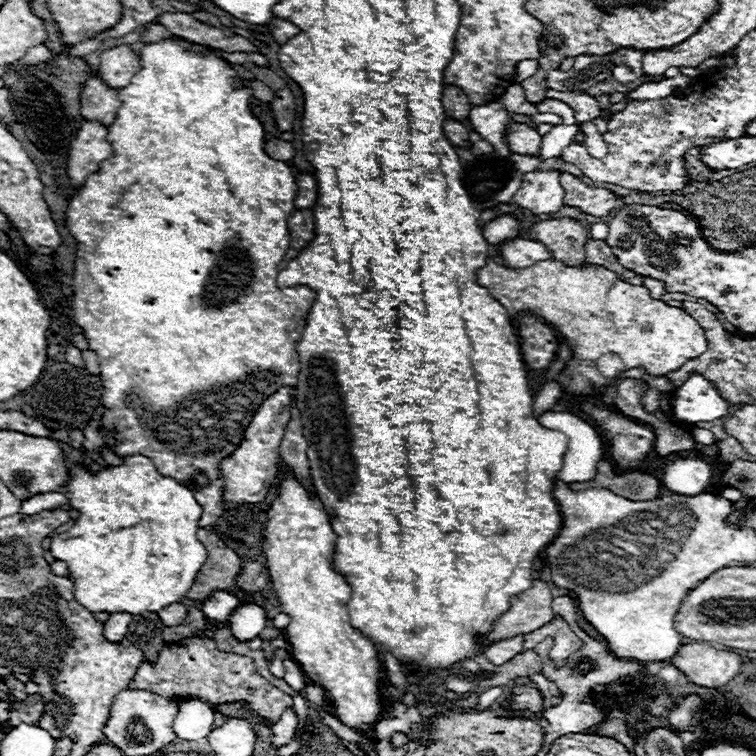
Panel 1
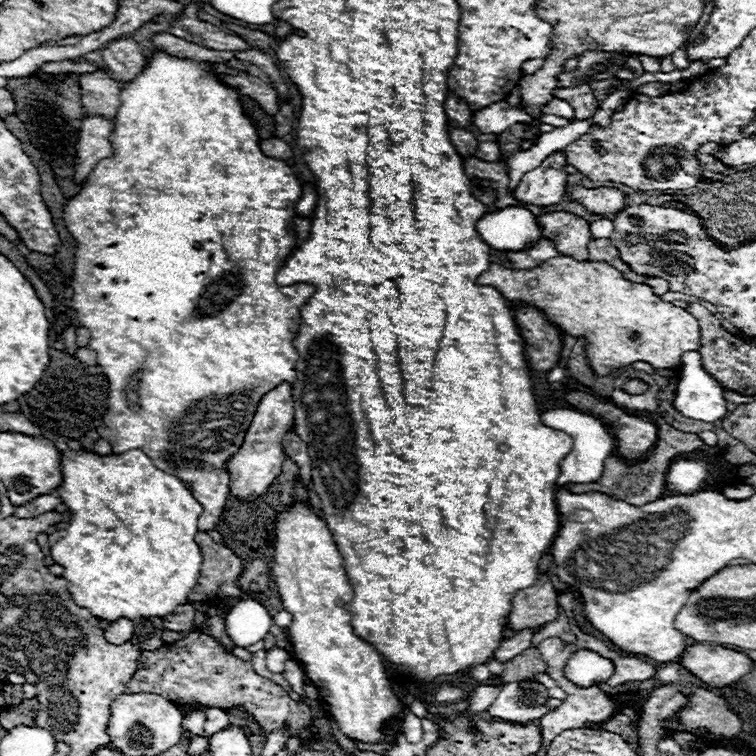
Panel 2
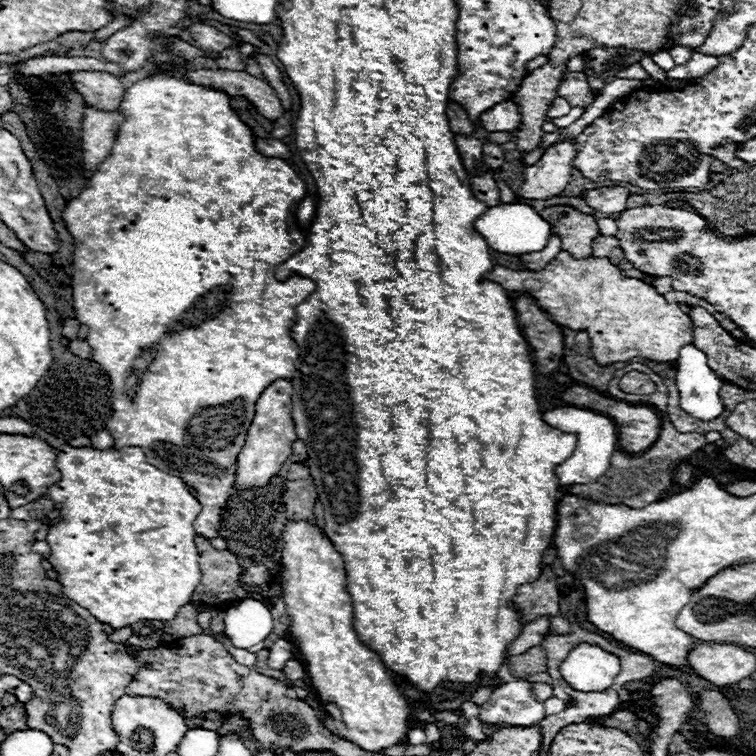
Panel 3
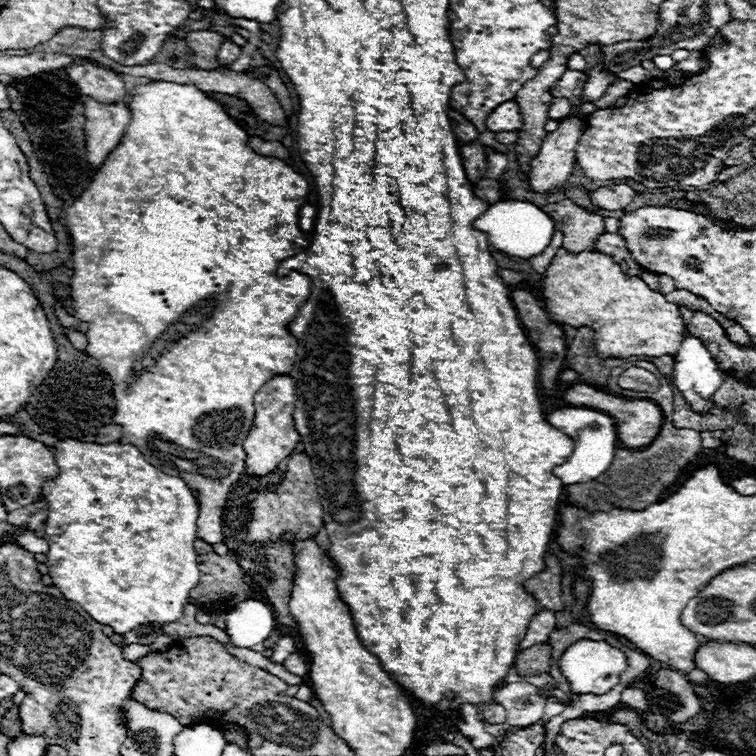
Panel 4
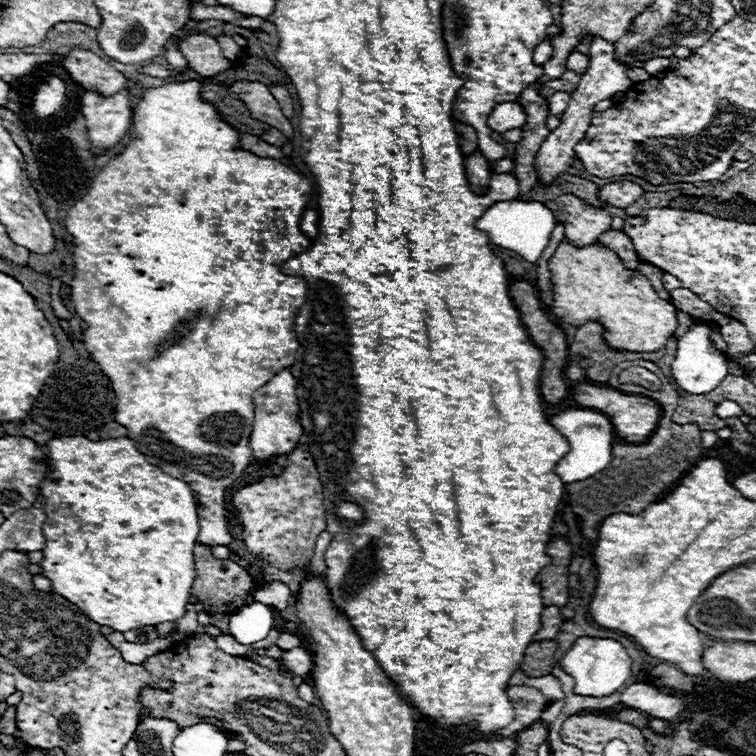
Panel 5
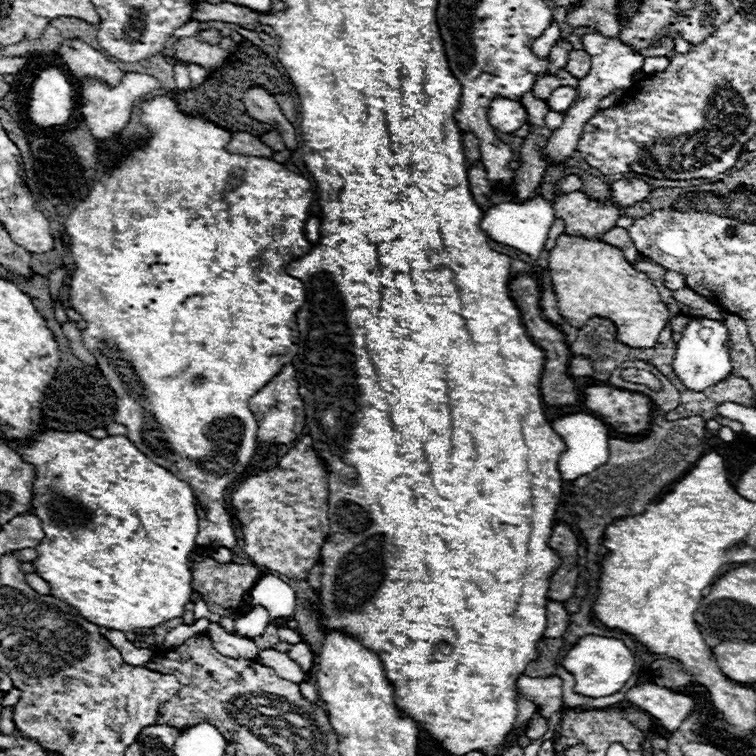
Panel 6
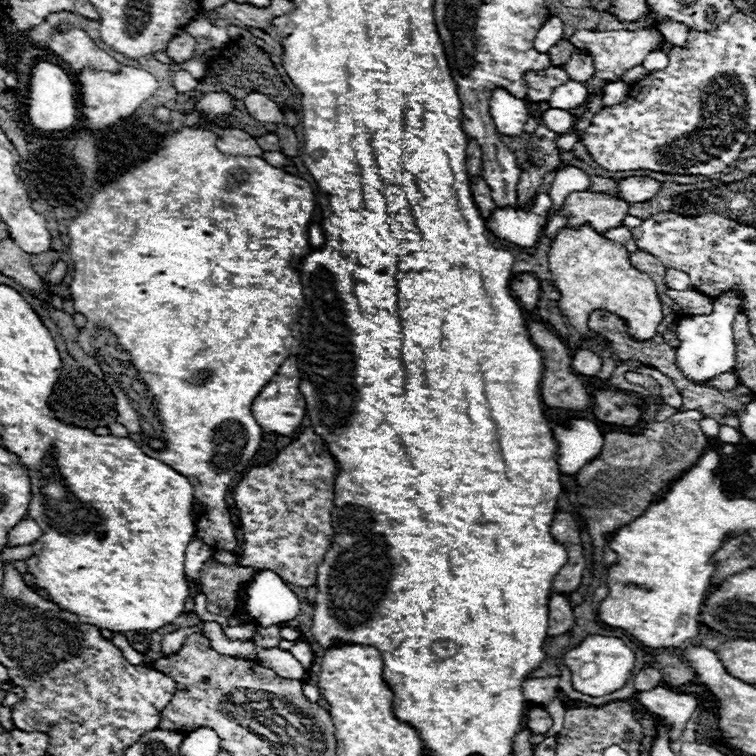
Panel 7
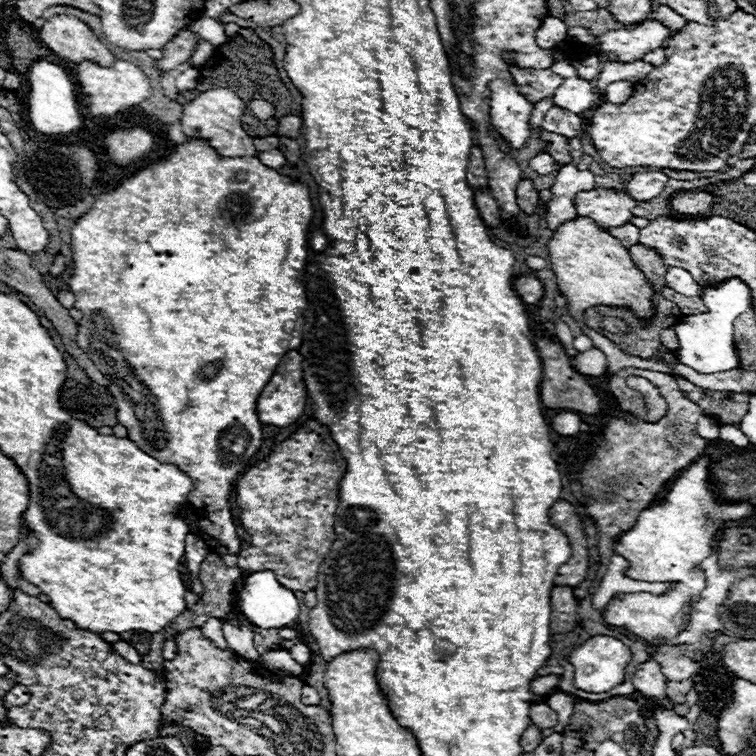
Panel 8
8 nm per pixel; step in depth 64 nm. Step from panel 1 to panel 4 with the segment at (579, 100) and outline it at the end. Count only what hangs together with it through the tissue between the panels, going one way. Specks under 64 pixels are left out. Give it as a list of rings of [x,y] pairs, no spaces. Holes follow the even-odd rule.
[[[566,70],[564,76],[552,86],[552,96],[564,96],[568,98],[572,104],[576,104],[580,100],[580,94],[582,94],[582,84],[586,80],[586,74],[584,72],[578,72],[578,70]]]

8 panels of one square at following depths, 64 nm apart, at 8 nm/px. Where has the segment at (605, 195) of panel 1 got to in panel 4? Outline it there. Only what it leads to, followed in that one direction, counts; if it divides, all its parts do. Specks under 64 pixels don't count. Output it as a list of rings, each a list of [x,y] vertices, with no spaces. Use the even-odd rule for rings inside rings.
[[[612,184],[612,186],[602,186],[592,192],[592,202],[604,210],[624,210],[638,192],[628,186],[628,184]]]

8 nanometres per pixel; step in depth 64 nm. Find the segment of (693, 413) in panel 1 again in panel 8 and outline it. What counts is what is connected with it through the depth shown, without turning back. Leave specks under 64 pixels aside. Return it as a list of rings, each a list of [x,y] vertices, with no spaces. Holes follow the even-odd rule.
[[[728,278],[720,282],[718,286],[710,286],[704,290],[702,296],[708,312],[706,314],[694,314],[694,316],[684,316],[680,324],[676,324],[674,332],[678,336],[680,348],[676,350],[678,362],[694,368],[700,374],[716,374],[716,372],[726,372],[740,368],[740,358],[738,350],[734,346],[732,338],[732,322],[736,316],[752,308],[752,294],[746,282],[738,278]]]

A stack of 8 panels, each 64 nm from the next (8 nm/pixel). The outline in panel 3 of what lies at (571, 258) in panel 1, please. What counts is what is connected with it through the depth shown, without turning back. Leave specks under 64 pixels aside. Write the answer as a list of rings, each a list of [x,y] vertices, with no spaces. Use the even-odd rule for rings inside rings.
[[[550,206],[540,214],[552,224],[552,234],[562,236],[562,250],[574,258],[592,254],[592,242],[600,234],[594,216],[582,214],[572,206]]]

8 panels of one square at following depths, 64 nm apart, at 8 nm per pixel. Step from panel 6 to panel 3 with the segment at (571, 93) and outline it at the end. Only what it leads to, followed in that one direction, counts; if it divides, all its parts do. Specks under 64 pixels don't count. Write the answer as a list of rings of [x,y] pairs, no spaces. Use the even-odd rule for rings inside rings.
[[[554,98],[554,102],[550,104],[550,108],[548,108],[548,118],[560,118],[560,116],[566,116],[568,112],[570,112],[570,104],[568,104],[568,100],[564,100],[564,98]]]

